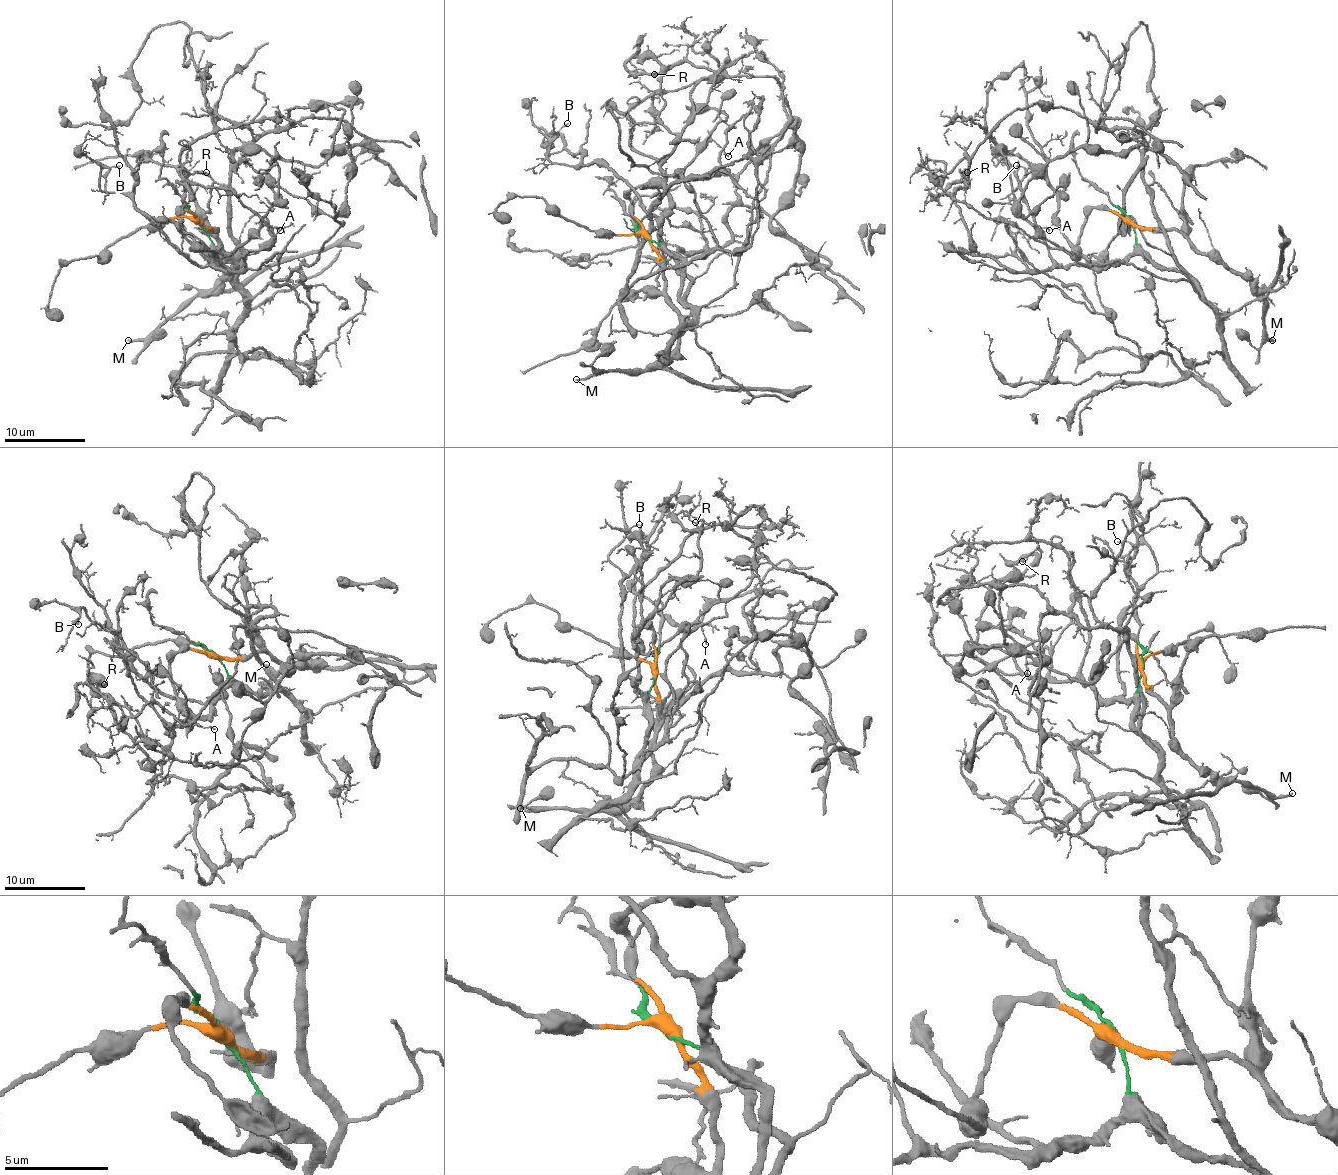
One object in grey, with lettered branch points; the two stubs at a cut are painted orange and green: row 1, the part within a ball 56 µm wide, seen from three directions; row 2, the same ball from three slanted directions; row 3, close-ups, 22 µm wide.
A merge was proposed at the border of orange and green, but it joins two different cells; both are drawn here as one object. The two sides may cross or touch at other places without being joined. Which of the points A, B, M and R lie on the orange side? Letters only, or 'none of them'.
A, M

